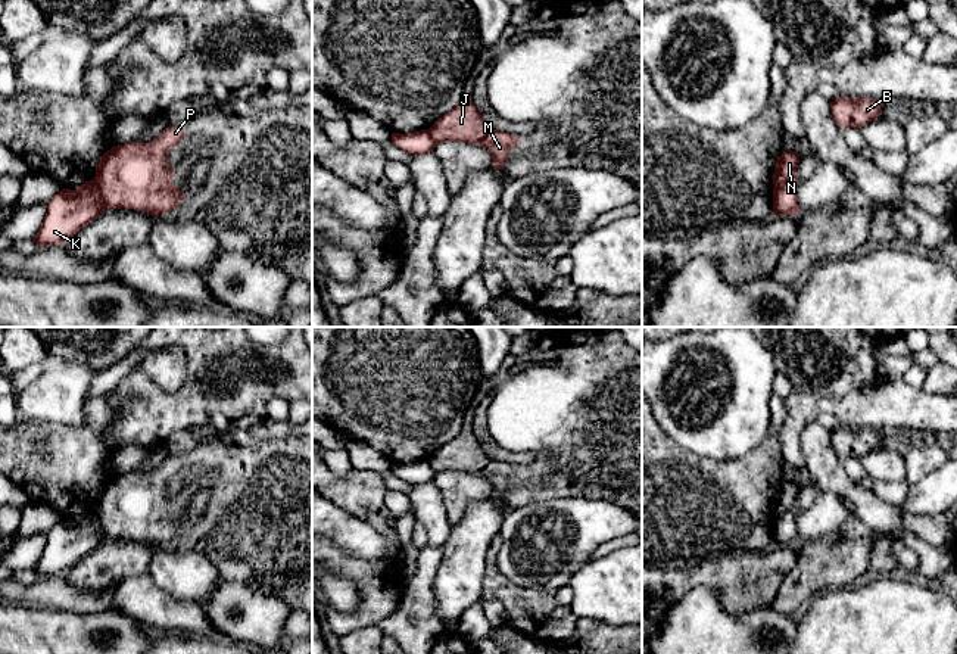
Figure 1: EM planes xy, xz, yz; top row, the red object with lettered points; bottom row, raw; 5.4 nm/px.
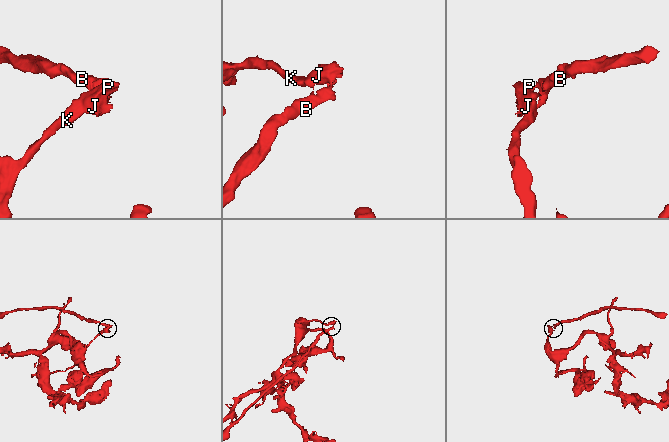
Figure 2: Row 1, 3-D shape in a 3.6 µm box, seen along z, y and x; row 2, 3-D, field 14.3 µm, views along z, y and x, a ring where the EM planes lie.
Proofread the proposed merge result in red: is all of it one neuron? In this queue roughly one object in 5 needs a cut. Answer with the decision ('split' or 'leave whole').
split

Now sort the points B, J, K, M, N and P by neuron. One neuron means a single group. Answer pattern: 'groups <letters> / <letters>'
groups B J M N P / K

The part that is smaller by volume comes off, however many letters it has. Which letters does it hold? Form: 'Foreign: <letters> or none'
Foreign: B, J, M, N, P

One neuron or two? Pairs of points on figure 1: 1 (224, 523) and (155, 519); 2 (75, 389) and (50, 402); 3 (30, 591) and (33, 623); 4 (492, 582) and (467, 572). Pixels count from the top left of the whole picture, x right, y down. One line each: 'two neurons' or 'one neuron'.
1: one neuron
2: one neuron
3: two neurons
4: two neurons

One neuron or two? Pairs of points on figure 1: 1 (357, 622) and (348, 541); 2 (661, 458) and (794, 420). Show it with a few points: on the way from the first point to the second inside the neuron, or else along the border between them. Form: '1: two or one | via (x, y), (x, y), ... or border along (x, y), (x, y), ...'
1: two | border along (327, 538), (343, 551), (361, 558), (383, 560)
2: two | border along (784, 399), (785, 422), (779, 435), (782, 458)

